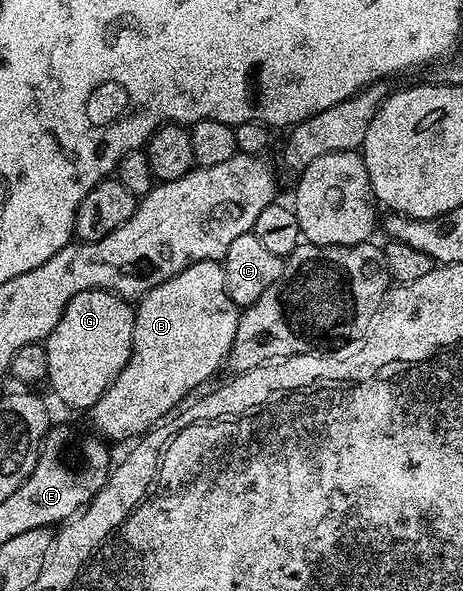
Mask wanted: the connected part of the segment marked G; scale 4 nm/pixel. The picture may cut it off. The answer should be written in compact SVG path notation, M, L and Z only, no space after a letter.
M87 290L74 296L46 339L47 385L52 385L53 392L66 405L84 412L91 411L102 392L114 384L118 372L126 368L133 336L134 310L125 299L110 290Z

